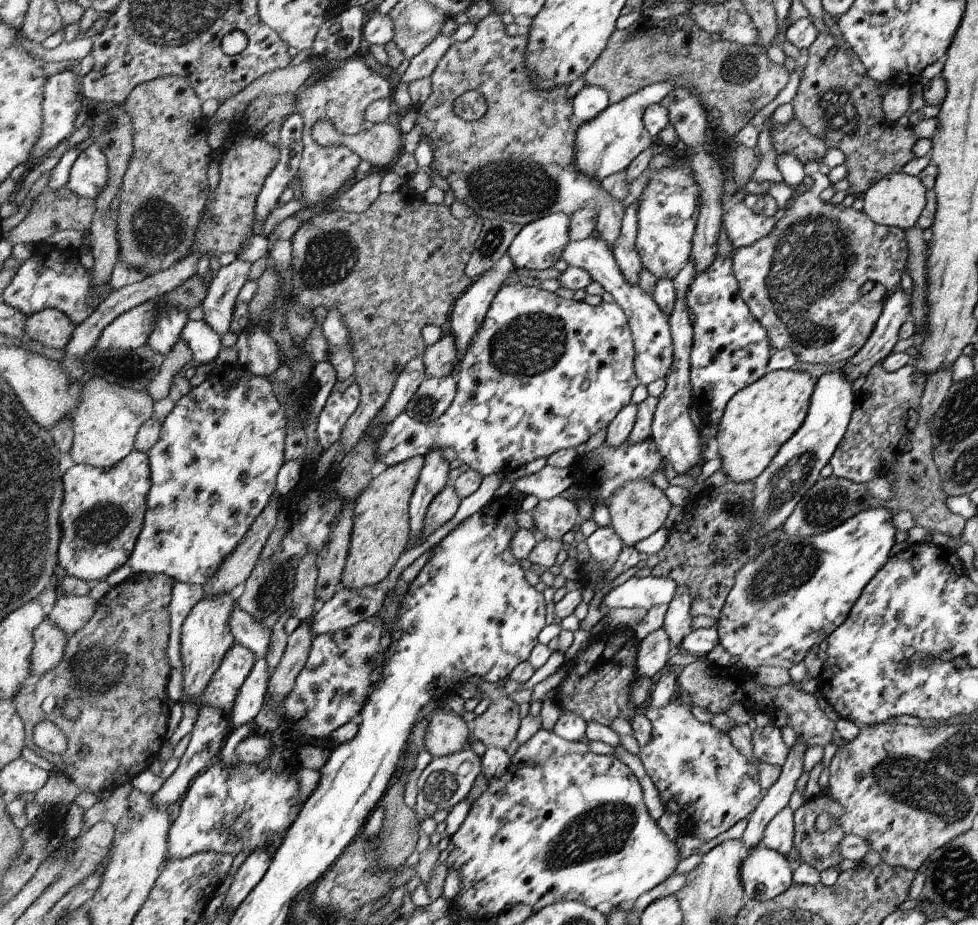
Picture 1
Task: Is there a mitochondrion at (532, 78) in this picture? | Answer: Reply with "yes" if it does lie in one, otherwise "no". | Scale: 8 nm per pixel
no

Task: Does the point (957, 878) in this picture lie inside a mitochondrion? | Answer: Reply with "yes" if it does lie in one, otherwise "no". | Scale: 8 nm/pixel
yes

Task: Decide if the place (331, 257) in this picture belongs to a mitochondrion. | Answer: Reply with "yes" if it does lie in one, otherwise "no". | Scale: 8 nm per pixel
yes

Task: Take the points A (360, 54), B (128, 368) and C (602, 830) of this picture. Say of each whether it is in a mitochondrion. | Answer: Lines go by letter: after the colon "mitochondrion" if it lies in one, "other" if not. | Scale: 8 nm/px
A: other
B: mitochondrion
C: mitochondrion

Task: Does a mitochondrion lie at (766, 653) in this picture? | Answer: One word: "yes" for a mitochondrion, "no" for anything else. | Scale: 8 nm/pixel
no

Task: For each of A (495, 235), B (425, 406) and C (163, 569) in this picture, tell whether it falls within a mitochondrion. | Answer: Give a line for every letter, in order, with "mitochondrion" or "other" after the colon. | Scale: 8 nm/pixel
A: mitochondrion
B: mitochondrion
C: other

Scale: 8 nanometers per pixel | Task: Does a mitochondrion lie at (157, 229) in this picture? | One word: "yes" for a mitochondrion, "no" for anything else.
yes

